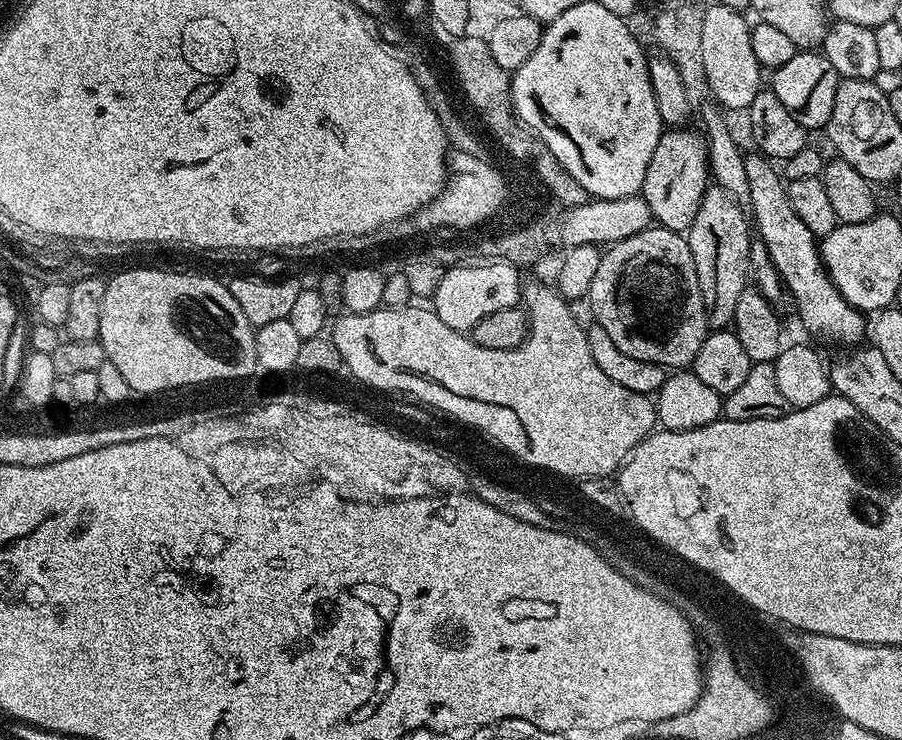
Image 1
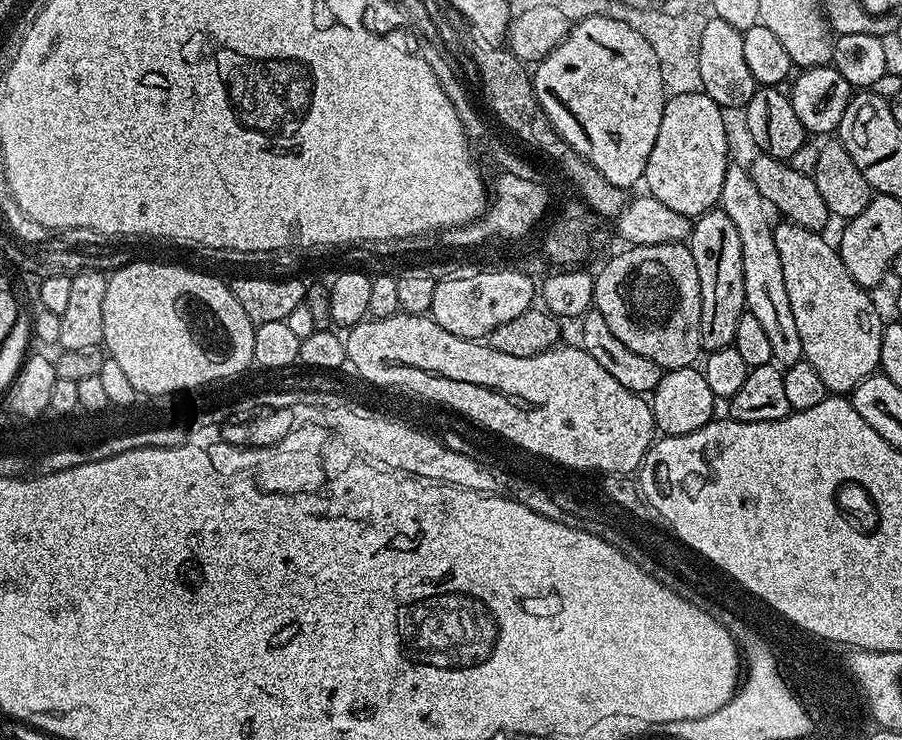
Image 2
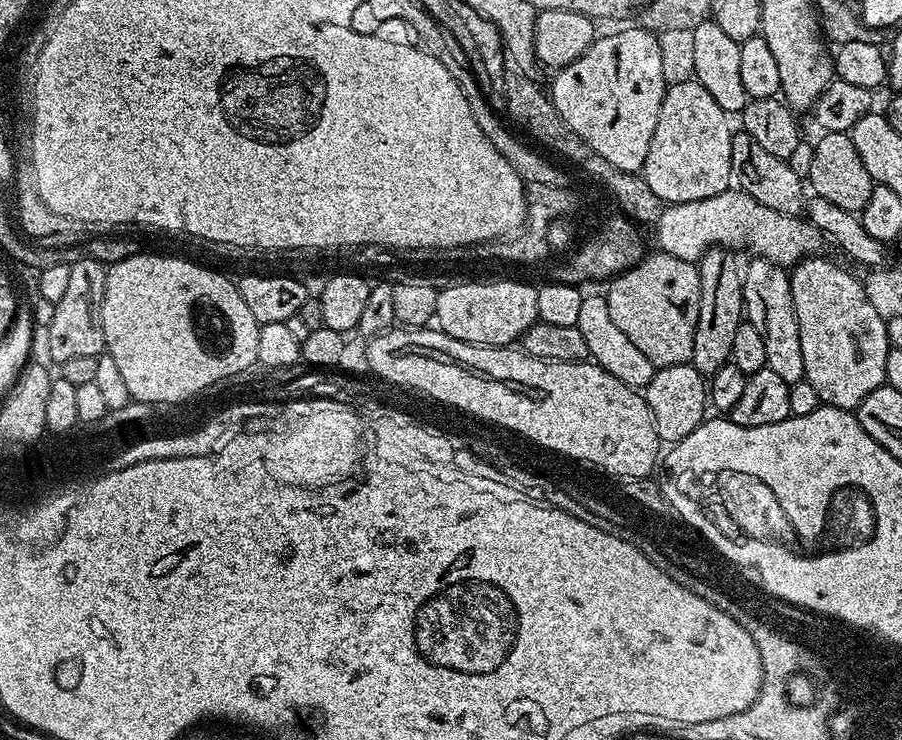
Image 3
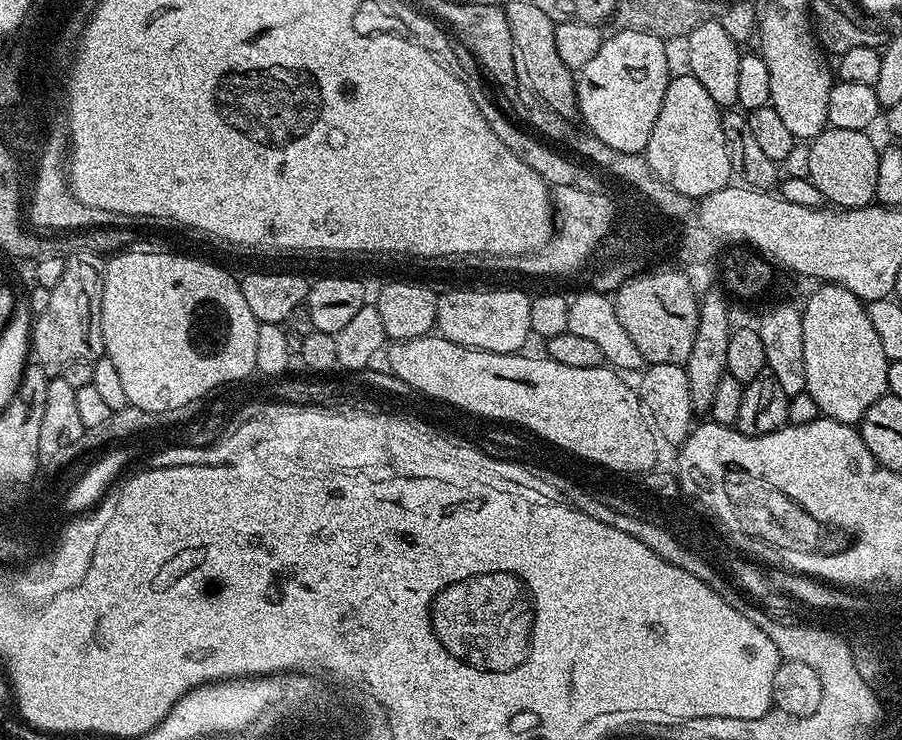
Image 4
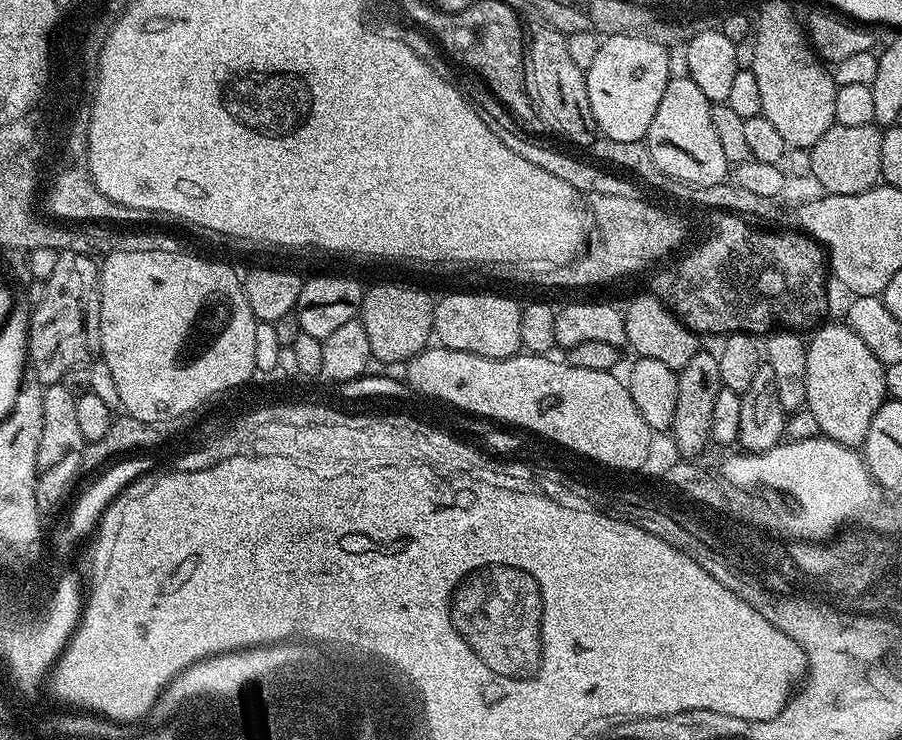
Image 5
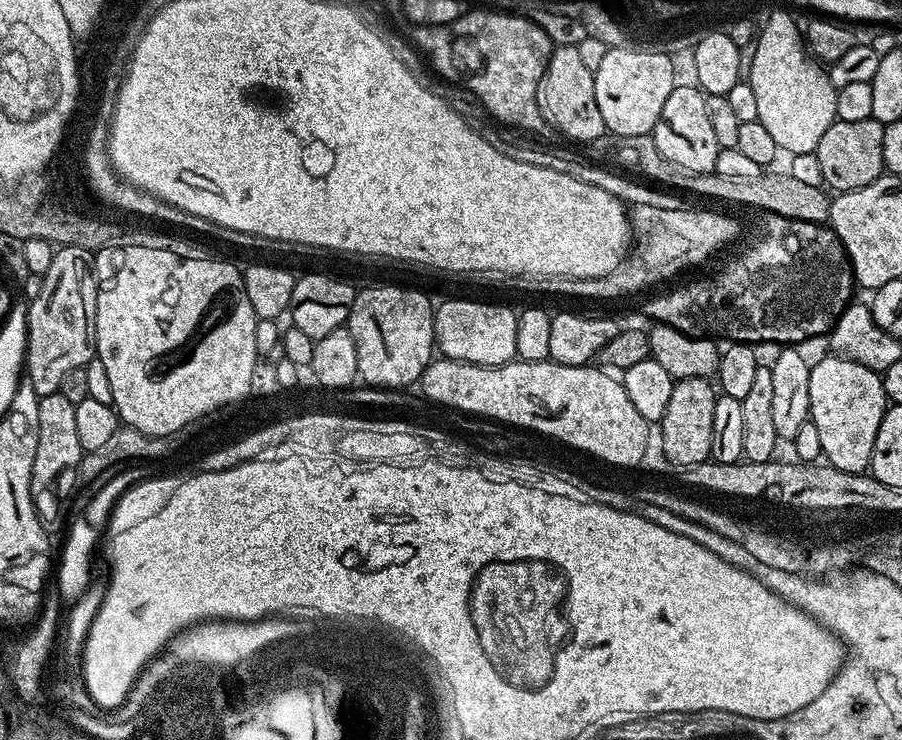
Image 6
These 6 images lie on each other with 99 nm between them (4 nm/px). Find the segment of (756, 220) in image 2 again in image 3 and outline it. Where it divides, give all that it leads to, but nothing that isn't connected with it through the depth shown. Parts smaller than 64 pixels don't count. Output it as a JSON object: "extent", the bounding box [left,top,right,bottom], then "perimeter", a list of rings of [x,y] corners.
{"extent":[741,257,805,385],"perimeter":[[[753,257],[747,268],[743,269],[741,284],[747,321],[758,330],[765,343],[766,366],[779,375],[787,384],[794,385],[804,379],[805,363],[802,355],[801,335],[798,334],[797,314],[794,310],[791,277],[779,264],[774,264],[762,257]]]}

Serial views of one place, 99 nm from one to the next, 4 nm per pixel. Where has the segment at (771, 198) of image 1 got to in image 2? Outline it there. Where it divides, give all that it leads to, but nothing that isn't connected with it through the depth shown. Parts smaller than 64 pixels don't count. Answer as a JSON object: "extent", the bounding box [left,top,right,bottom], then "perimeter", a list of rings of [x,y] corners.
{"extent":[773,222,884,393],"perimeter":[[[780,222],[773,227],[773,238],[782,260],[783,281],[802,342],[803,359],[818,370],[818,378],[826,382],[829,393],[852,393],[880,366],[884,324],[875,302],[850,278],[839,251],[833,245],[831,248],[821,233]]]}

